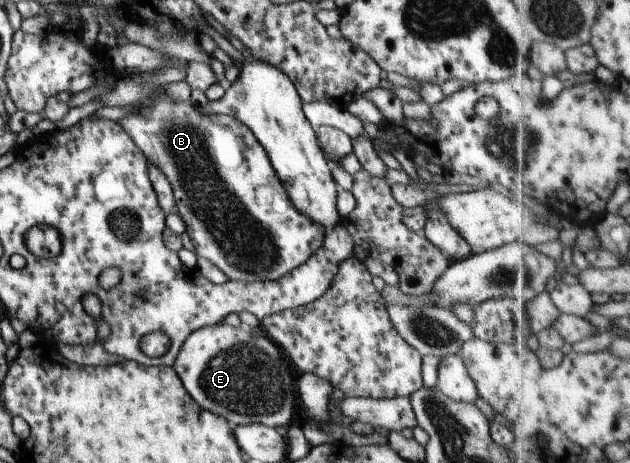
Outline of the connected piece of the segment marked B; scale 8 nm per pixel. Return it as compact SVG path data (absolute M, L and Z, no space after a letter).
M154 89L139 104L125 106L126 113L118 124L146 160L168 179L176 212L184 221L186 233L195 247L194 254L212 262L228 279L245 283L277 280L305 265L324 246L328 231L302 211L298 212L263 146L251 130L232 115L204 114L189 100L174 101L164 89Z

